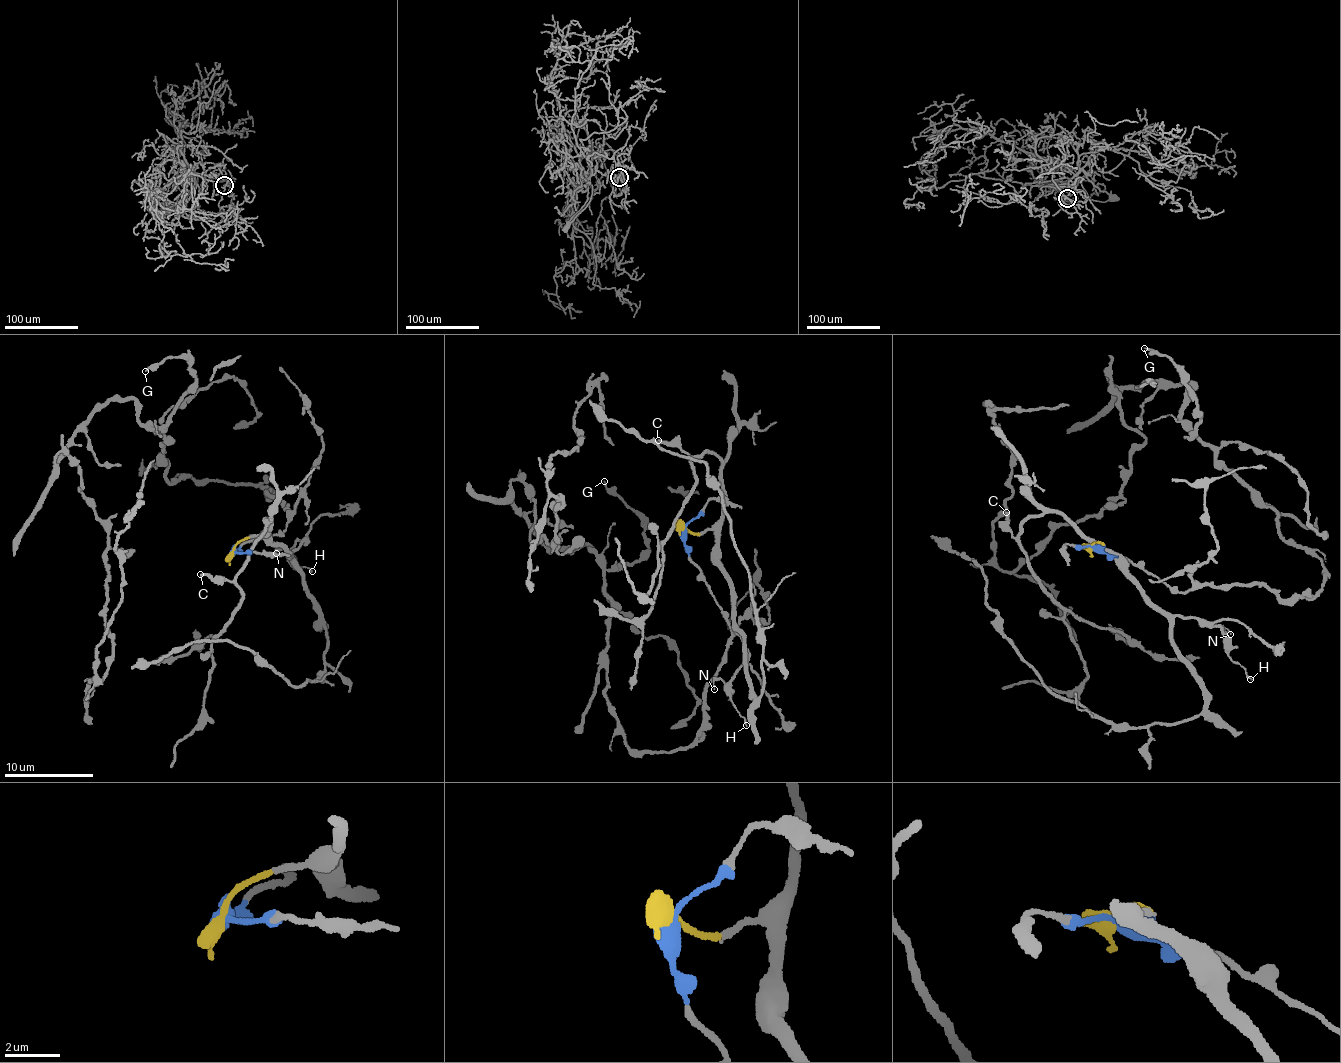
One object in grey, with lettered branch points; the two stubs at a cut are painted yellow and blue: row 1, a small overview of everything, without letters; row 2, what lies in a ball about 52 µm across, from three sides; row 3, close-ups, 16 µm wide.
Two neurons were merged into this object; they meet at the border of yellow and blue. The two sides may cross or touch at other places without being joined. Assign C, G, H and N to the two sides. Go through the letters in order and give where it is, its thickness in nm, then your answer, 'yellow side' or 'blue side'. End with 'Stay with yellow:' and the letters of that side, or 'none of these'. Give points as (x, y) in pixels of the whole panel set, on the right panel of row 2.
C: place (1006, 512); calibre 240 nm; yellow side
G: place (1144, 348); calibre 140 nm; blue side
H: place (1250, 679); calibre 120 nm; yellow side
N: place (1230, 634); calibre 90 nm; yellow side
Stay with yellow: C, H, N

